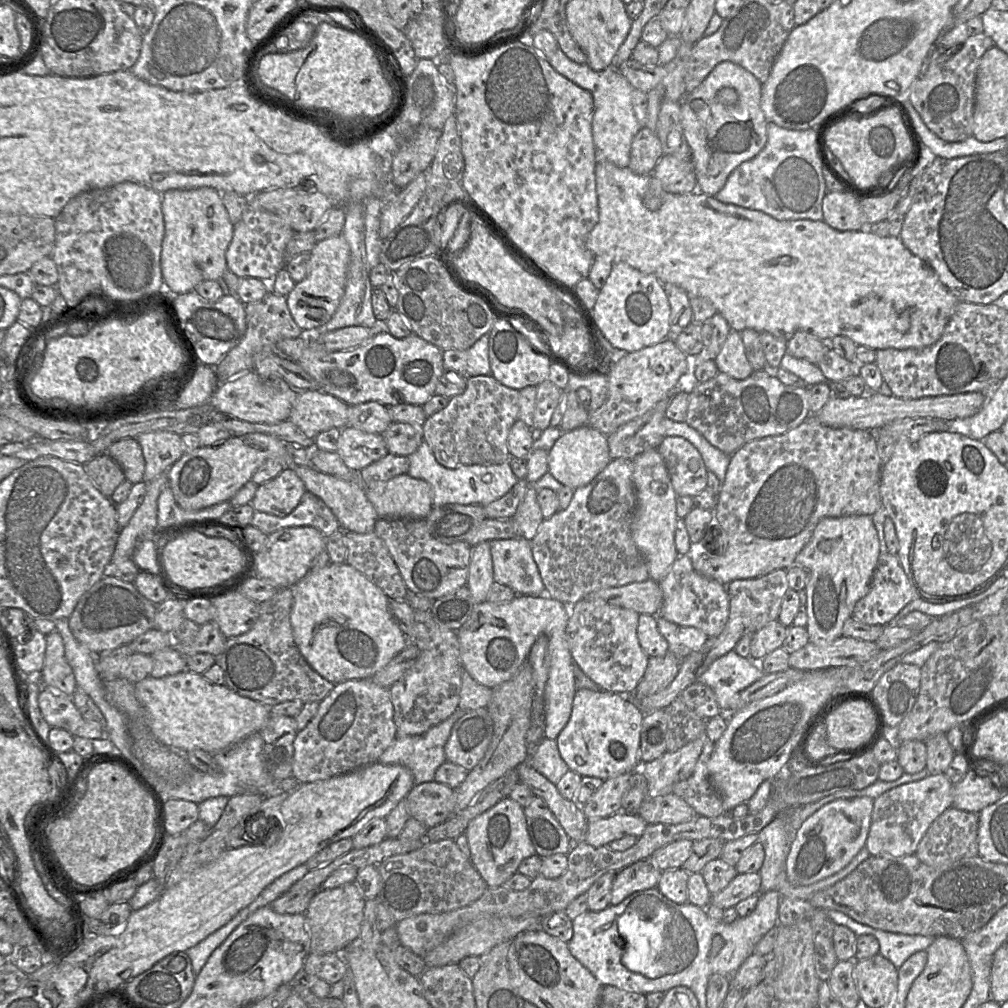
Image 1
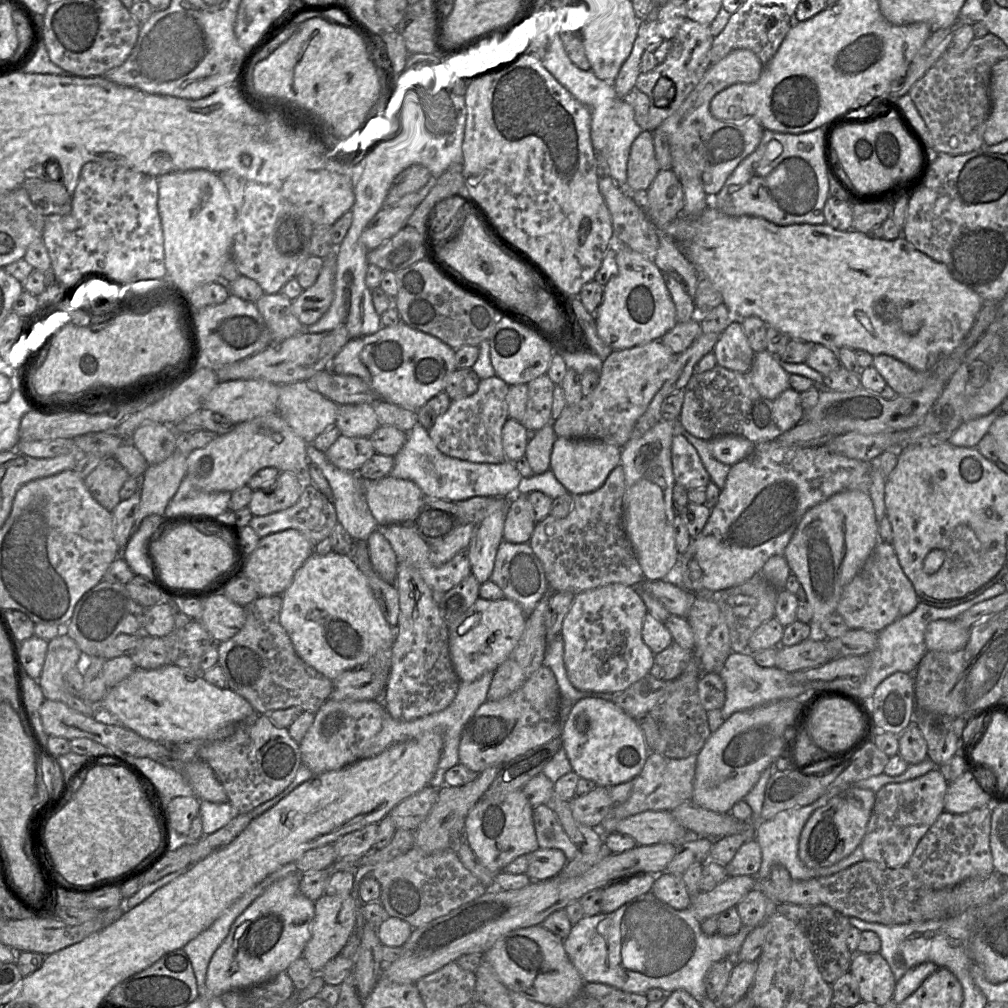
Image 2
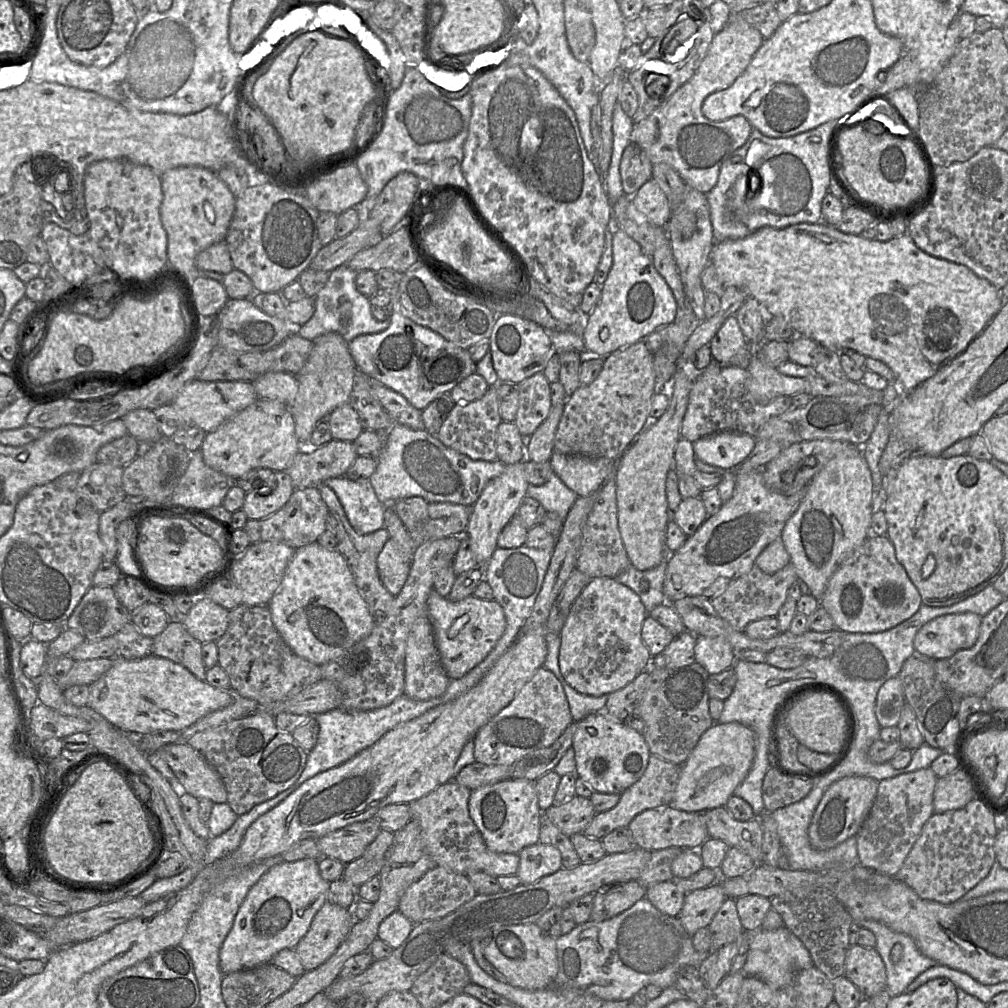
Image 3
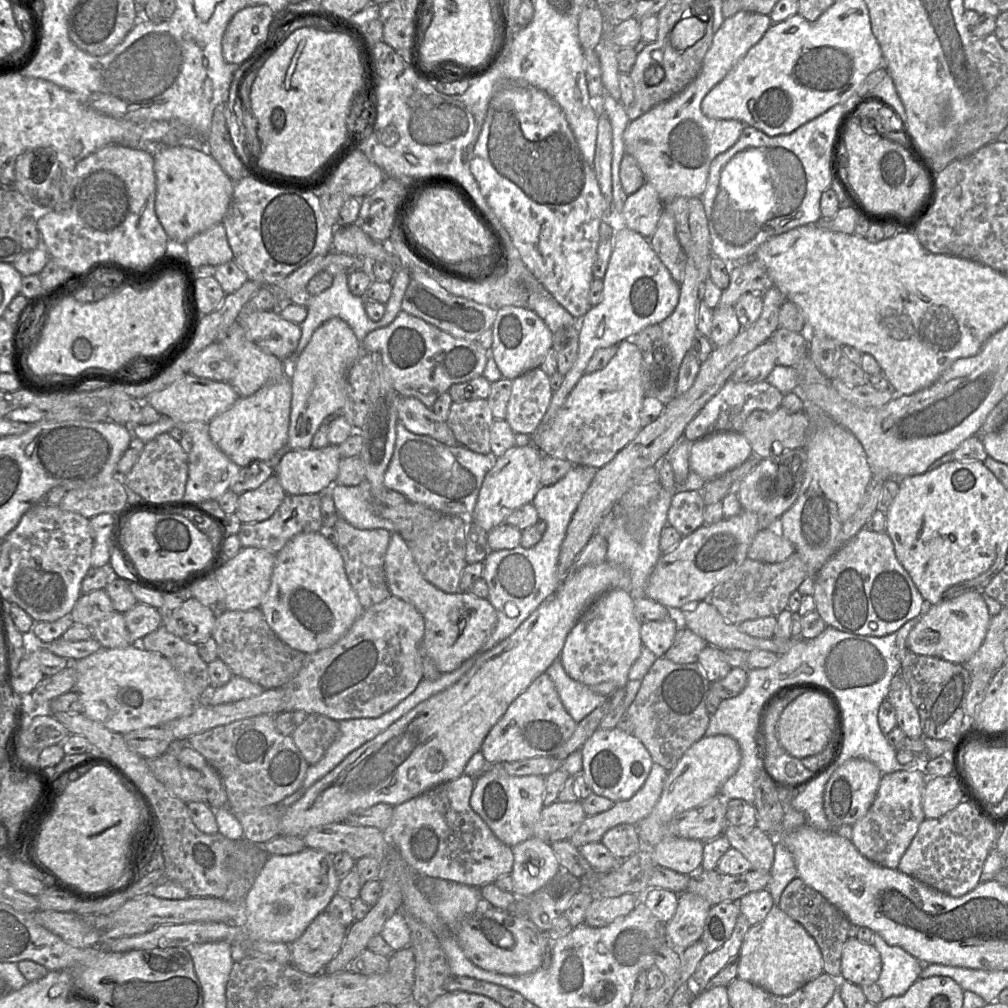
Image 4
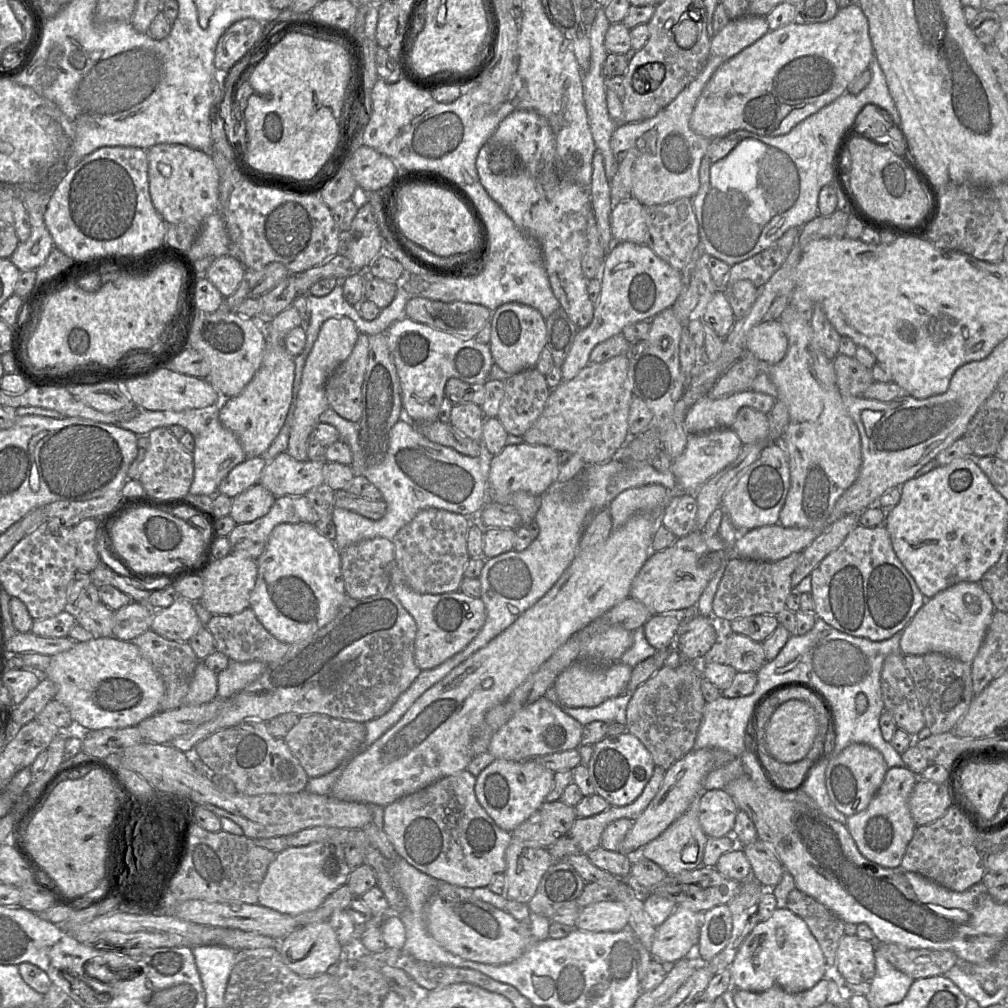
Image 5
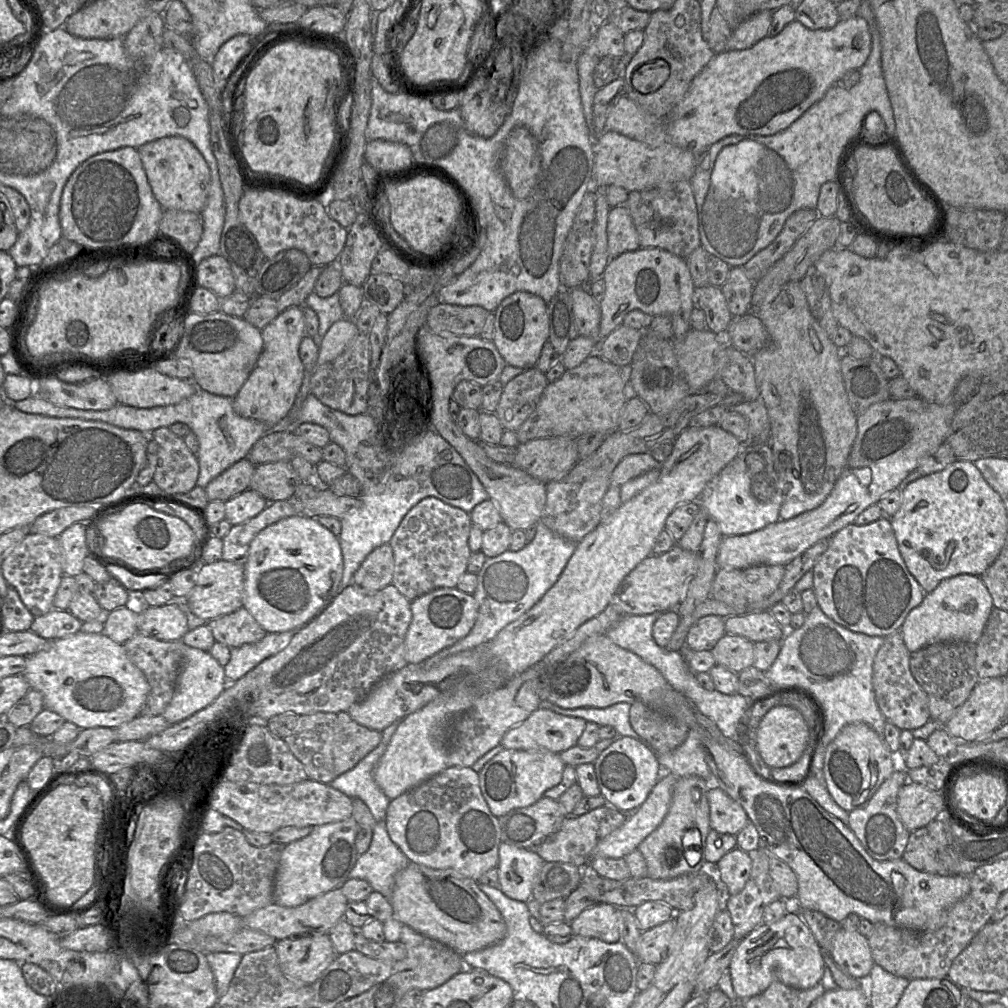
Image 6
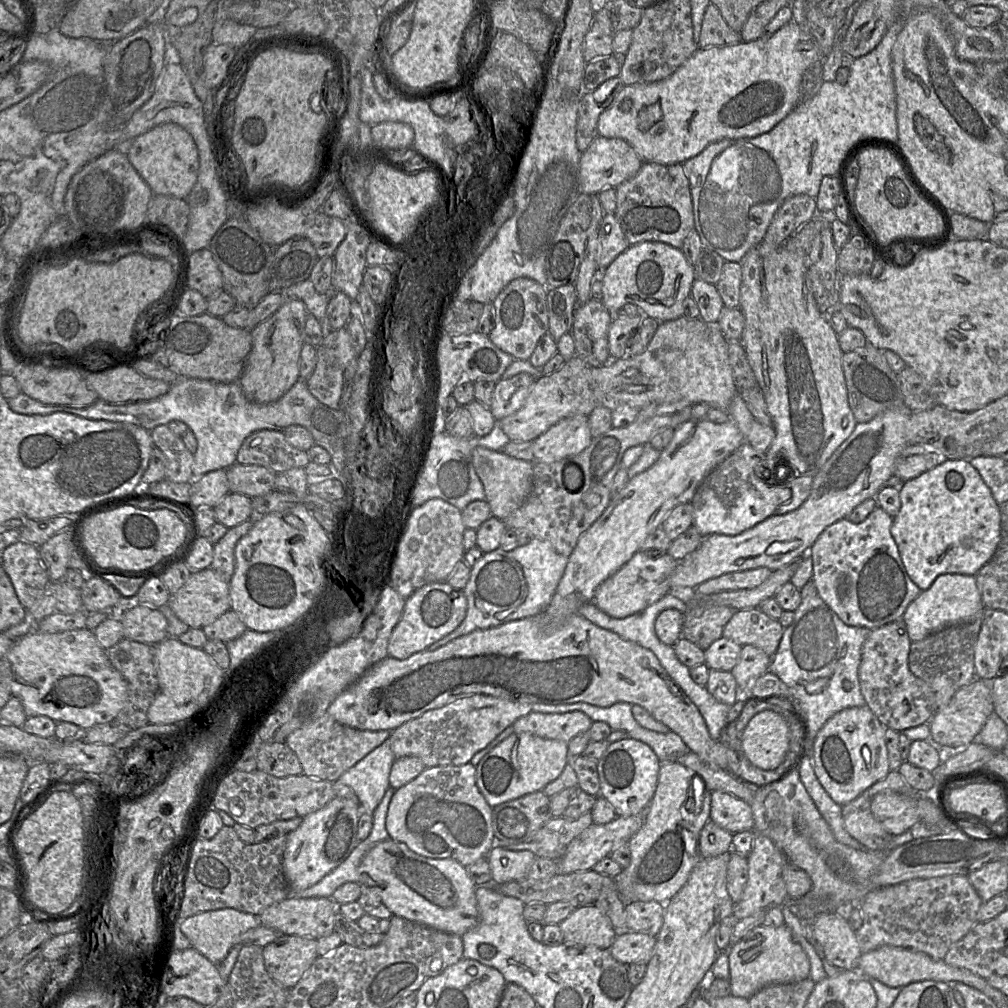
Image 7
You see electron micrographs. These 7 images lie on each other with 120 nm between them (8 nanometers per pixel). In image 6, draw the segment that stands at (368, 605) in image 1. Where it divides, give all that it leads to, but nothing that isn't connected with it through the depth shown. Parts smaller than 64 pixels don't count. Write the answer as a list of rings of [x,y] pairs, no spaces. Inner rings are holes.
[[[283,518],[251,541],[244,565],[244,607],[267,633],[298,630],[339,594],[343,560],[339,538],[315,518]]]

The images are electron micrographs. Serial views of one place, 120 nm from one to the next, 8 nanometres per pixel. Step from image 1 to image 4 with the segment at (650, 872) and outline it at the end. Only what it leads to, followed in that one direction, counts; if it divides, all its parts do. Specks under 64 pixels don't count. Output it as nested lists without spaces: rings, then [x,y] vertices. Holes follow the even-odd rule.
[[[631,893],[594,899],[586,910],[585,924],[591,927],[607,926],[617,917],[629,914],[637,905],[637,900],[637,896]]]

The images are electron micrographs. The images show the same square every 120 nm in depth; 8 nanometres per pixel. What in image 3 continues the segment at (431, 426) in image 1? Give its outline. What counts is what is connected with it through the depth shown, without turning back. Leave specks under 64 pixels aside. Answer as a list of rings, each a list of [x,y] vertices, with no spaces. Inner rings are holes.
[[[489,386],[486,393],[465,406],[455,404],[450,415],[443,422],[435,436],[446,447],[451,448],[473,460],[493,462],[498,460],[496,452],[496,434],[502,418],[499,413],[499,402],[496,388]]]

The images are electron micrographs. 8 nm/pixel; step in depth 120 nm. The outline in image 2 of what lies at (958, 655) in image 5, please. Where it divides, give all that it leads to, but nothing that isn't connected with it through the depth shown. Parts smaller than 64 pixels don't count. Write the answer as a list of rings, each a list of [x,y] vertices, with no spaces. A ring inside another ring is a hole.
[[[940,619],[928,624],[924,636],[928,651],[955,652],[965,647],[970,629],[960,627],[955,620]]]

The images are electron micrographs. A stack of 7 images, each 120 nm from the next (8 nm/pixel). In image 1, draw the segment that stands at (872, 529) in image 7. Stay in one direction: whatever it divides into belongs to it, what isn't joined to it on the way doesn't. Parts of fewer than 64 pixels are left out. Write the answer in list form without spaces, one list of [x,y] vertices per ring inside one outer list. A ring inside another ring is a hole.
[[[879,554],[869,590],[855,604],[851,617],[868,625],[886,626],[893,623],[896,615],[916,598],[917,593],[900,565],[897,555]]]

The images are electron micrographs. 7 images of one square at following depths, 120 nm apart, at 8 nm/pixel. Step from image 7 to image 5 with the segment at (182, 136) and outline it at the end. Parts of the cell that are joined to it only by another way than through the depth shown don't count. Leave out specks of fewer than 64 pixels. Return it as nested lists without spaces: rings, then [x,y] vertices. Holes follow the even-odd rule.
[[[158,144],[146,151],[151,201],[166,224],[202,223],[218,210],[219,174],[210,152],[182,144]]]

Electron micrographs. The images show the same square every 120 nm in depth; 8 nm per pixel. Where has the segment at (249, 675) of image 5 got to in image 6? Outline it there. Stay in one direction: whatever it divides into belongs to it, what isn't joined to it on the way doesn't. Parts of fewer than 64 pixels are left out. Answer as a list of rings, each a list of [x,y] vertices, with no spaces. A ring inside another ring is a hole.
[[[298,630],[267,633],[260,641],[231,648],[230,661],[224,666],[226,686],[235,683],[265,659],[282,651]]]

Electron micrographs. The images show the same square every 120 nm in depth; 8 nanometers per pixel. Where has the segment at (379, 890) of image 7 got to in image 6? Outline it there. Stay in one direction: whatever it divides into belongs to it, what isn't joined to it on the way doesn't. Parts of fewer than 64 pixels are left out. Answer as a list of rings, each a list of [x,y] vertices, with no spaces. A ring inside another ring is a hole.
[[[409,862],[397,873],[389,901],[393,916],[402,925],[460,954],[492,946],[502,940],[507,932],[501,913],[480,890],[479,882],[453,869],[432,869]]]

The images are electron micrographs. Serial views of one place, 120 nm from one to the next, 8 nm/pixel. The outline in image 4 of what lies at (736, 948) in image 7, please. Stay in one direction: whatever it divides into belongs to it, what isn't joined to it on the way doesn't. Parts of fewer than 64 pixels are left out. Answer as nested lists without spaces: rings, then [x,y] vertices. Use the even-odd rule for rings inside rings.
[[[773,906],[764,920],[751,926],[739,952],[737,977],[768,992],[785,996],[795,992],[823,973],[823,958],[815,939],[778,906]]]

